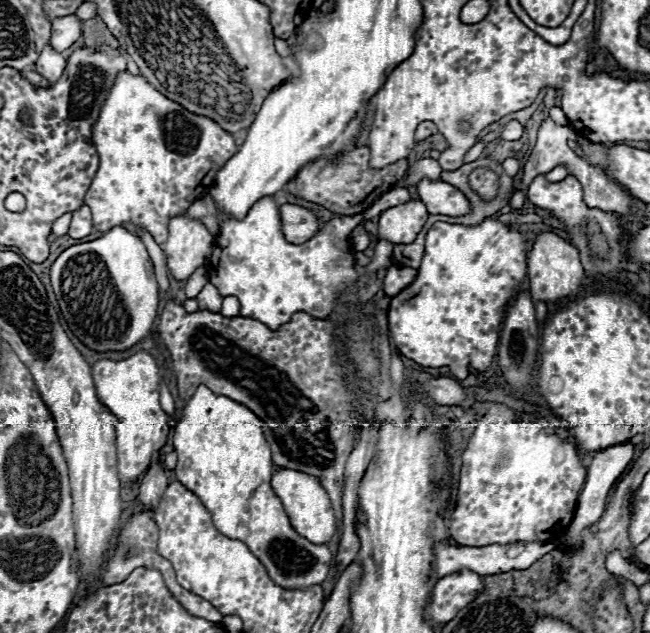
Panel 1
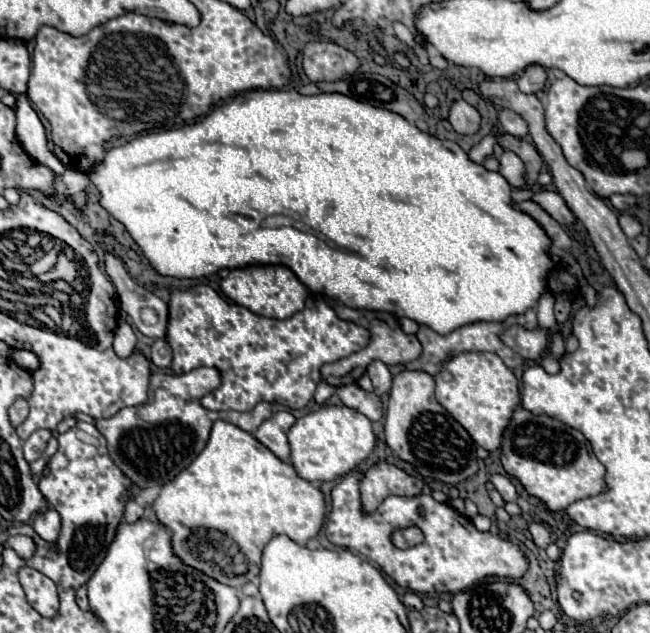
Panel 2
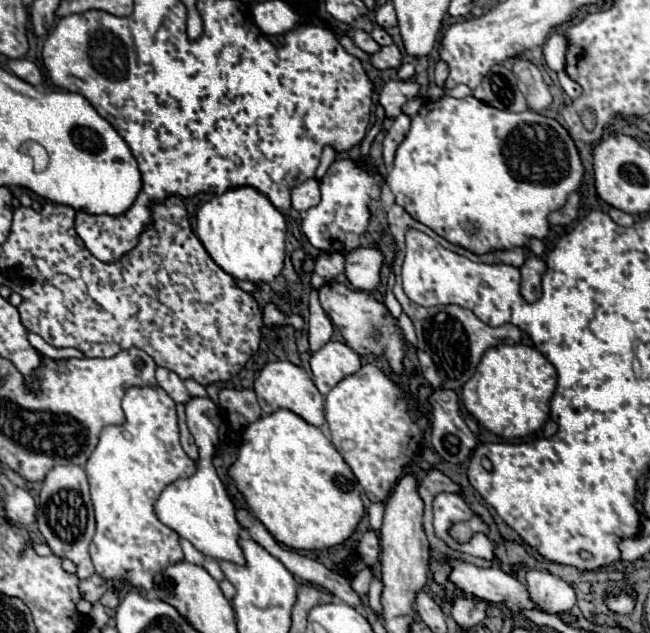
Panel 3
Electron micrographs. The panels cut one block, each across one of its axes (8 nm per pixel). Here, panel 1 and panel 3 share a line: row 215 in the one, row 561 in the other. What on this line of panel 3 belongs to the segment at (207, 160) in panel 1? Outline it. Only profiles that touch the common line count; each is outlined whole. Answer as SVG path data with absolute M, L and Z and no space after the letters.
M128 388L122 398L122 408L126 422L122 426L108 426L102 430L100 442L86 464L96 512L96 534L90 544L90 558L96 574L102 578L120 580L124 588L146 594L154 587L154 574L184 560L180 536L158 520L154 504L168 484L176 482L178 478L190 478L196 472L196 462L190 460L180 446L176 402L162 388Z

